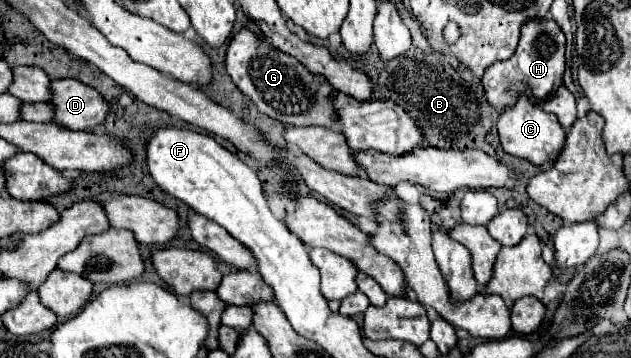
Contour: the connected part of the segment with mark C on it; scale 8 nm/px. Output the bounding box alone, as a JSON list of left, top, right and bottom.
[497,96,565,166]

